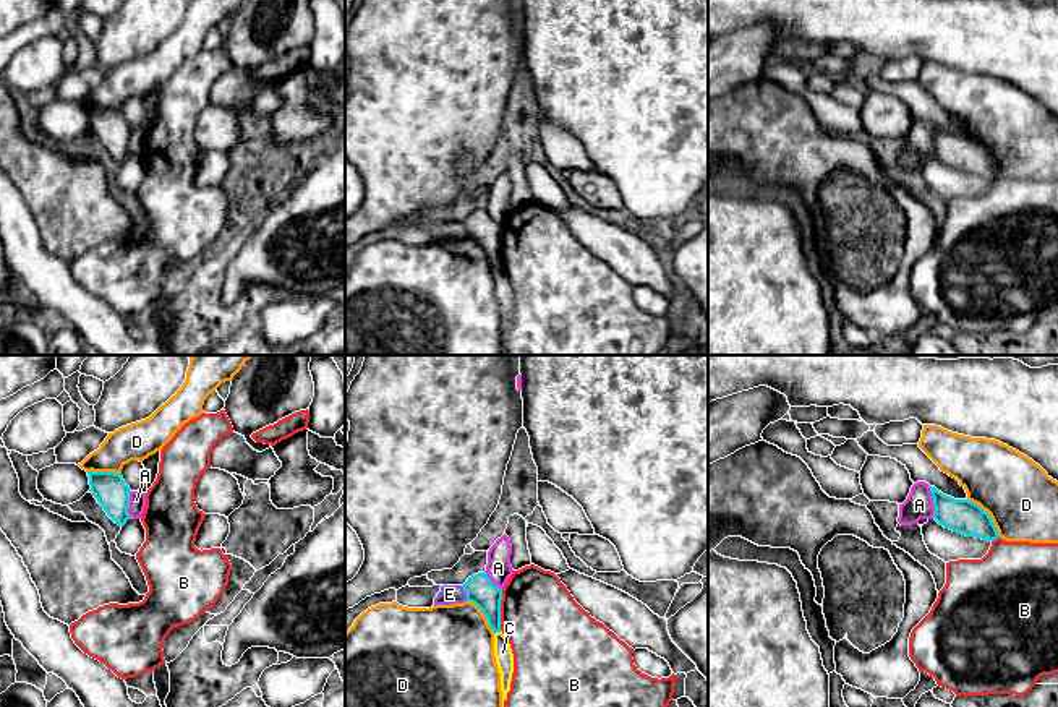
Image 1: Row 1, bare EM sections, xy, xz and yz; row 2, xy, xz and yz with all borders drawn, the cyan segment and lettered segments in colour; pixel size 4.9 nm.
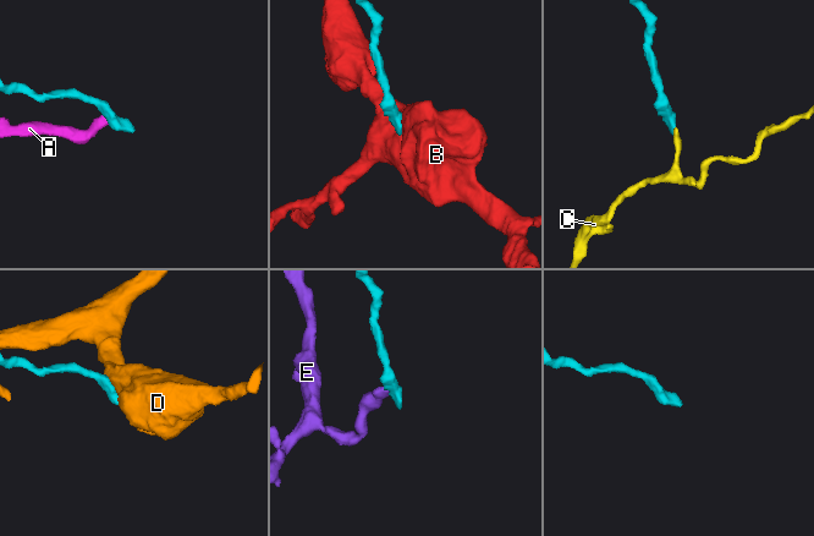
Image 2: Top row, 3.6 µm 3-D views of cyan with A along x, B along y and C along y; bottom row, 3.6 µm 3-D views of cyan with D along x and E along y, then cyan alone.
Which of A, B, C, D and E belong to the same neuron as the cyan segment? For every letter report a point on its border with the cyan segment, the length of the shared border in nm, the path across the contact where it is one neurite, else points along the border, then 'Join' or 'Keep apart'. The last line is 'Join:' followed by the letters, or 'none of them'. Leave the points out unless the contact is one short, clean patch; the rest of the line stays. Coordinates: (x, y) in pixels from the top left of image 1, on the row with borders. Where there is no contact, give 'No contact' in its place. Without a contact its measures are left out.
A: Touches cyan at yz (934, 501). Shared border 170 nm. Boundary: yz (927, 485), (932, 495), (934, 518). Keep apart
B: Touches cyan at xz (499, 610). Shared border 200 nm. Keep apart
C: Touches cyan at xz (498, 631). Shared border 40 nm. Boundary: xz (501, 631), (494, 634). Keep apart
D: Touches cyan at yz (989, 514). Shared border 260 nm. Keep apart
E: Touches cyan at xz (465, 592). Shared border 80 nm. Keep apart
Join: none of them

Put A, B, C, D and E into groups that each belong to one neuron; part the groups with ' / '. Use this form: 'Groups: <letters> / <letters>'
Groups: A / B / C / D / E

